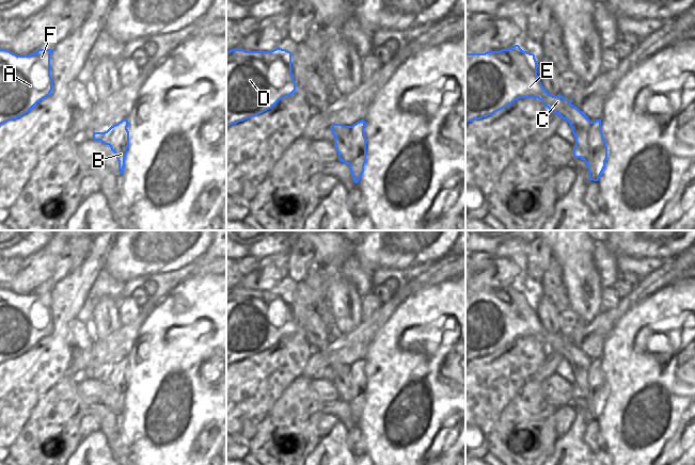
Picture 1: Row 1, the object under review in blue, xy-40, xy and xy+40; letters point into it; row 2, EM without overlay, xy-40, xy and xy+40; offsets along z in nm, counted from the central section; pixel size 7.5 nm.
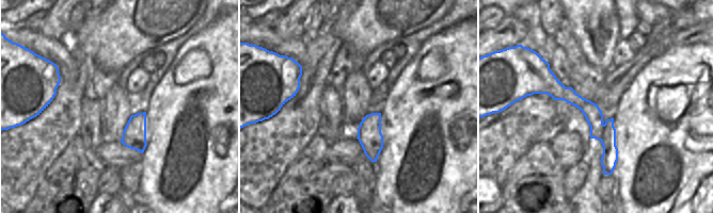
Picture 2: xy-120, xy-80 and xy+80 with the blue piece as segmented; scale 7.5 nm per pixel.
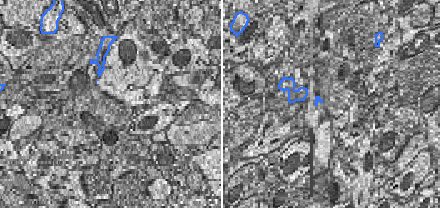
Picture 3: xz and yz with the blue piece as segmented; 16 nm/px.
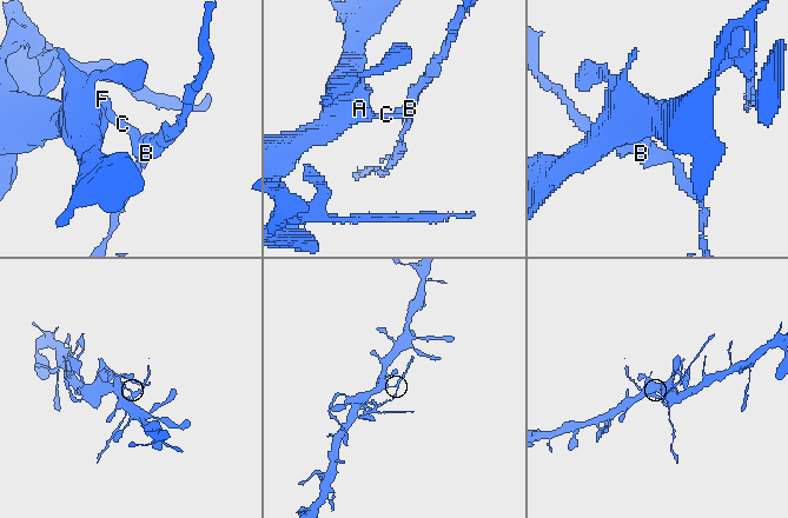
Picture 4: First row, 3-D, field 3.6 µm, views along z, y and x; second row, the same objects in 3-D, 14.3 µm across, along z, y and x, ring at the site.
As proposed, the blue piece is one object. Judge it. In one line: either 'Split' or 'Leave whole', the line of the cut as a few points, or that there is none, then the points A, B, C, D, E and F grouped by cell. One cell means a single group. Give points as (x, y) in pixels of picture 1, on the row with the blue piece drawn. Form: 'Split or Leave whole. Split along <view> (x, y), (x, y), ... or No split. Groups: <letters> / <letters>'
Split. Split along xy+40 (591, 122), (588, 131), (587, 167). Groups: A C D E F / B

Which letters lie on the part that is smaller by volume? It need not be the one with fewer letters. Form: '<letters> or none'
B

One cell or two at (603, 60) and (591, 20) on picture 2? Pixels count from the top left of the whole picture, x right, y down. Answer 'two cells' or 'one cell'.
one cell

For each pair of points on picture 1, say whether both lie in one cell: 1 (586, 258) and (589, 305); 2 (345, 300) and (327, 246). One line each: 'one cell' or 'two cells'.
1: one cell
2: one cell

